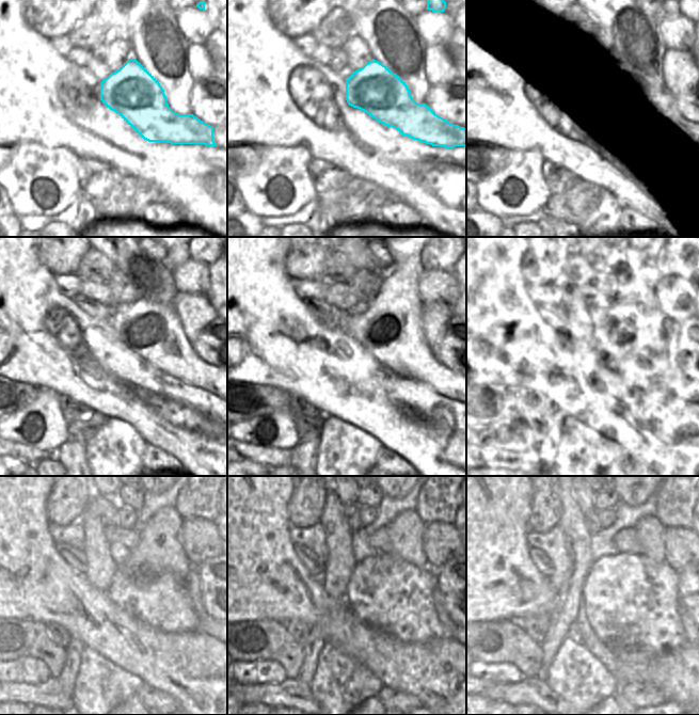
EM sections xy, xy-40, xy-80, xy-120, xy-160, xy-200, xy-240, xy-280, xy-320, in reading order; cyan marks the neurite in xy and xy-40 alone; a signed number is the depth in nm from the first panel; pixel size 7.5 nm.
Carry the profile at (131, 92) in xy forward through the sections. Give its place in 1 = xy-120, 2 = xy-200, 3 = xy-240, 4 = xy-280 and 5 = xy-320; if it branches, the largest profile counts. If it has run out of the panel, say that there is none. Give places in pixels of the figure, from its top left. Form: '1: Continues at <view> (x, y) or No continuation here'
1: Continues at xy-120 (153, 331)
2: Continues at xy-200 (635, 324)
3: Continues at xy-240 (159, 551)
4: Continues at xy-280 (406, 531)
5: Continues at xy-320 (651, 533)

